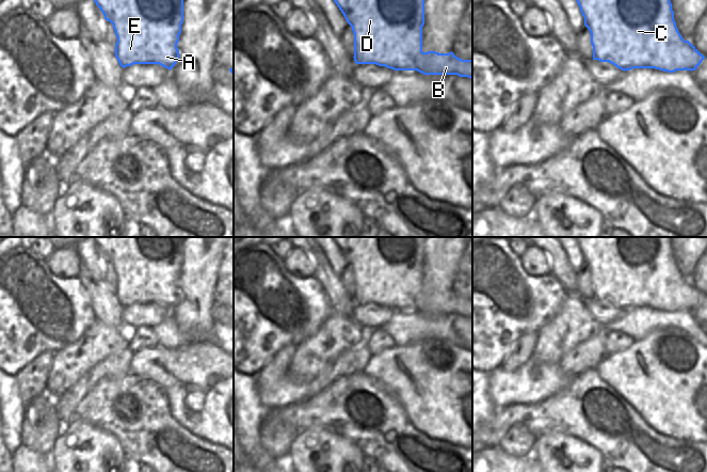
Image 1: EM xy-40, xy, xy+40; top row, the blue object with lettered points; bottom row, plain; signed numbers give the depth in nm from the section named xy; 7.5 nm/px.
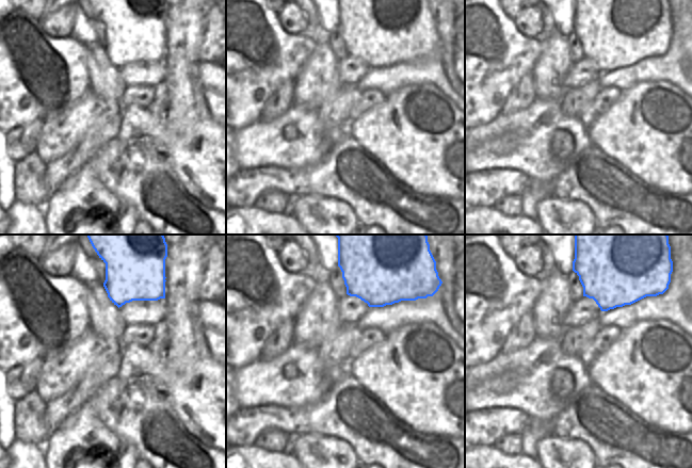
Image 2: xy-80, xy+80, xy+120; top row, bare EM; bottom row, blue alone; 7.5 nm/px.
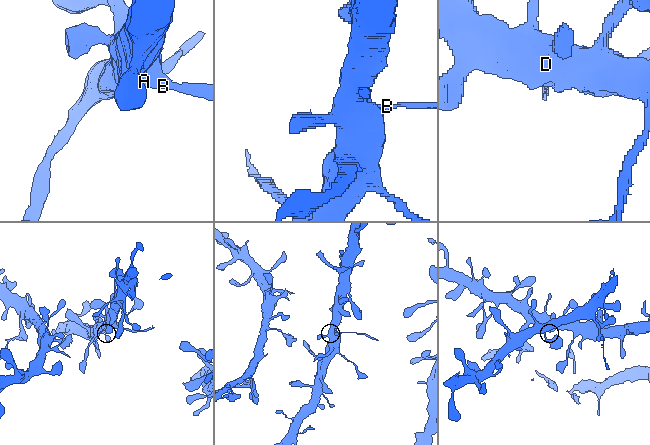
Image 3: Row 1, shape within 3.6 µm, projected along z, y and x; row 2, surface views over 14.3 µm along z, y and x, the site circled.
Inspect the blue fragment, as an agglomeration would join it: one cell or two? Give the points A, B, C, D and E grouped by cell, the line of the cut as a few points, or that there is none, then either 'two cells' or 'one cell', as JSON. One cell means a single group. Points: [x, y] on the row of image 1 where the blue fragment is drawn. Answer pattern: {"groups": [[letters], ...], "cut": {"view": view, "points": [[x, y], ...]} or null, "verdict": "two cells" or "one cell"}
{"groups": [["A", "C", "D", "E"], ["B"]], "cut": {"view": "xy+40", "points": [[685, 41], [676, 48], [673, 59], [684, 61], [686, 68]]}, "verdict": "two cells"}

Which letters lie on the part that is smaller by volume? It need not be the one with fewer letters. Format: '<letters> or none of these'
B

